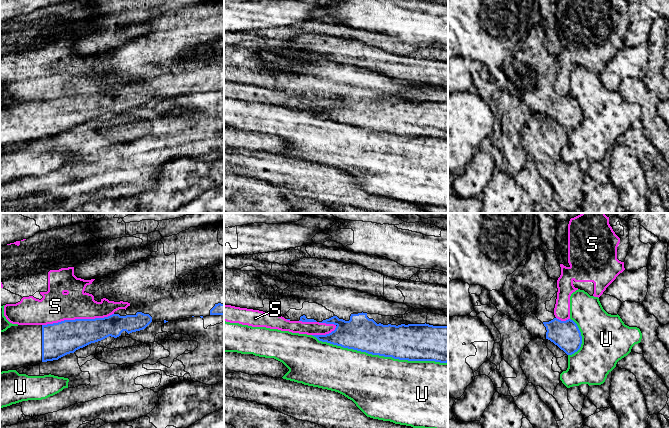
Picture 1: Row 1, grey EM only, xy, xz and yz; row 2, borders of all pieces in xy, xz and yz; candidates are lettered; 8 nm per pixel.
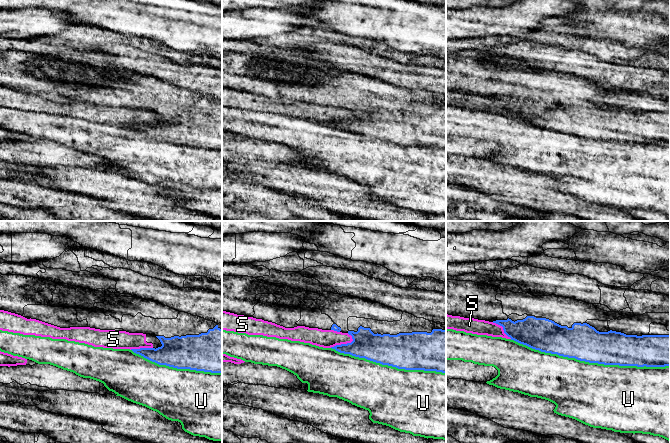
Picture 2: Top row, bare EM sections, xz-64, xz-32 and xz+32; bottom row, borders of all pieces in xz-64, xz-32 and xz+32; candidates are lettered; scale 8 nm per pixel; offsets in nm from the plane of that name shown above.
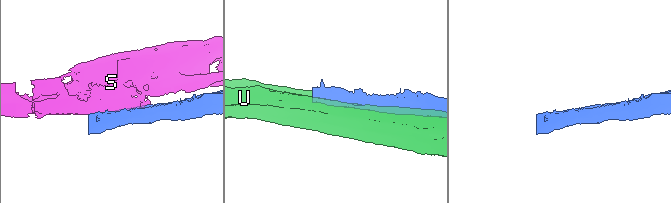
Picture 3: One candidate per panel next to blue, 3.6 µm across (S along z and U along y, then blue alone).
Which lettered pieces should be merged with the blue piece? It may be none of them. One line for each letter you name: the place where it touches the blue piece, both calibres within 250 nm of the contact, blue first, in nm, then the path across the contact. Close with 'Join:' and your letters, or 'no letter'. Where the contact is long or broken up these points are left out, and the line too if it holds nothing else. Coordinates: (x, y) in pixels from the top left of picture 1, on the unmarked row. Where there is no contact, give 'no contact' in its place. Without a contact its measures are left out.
Join: no letter

